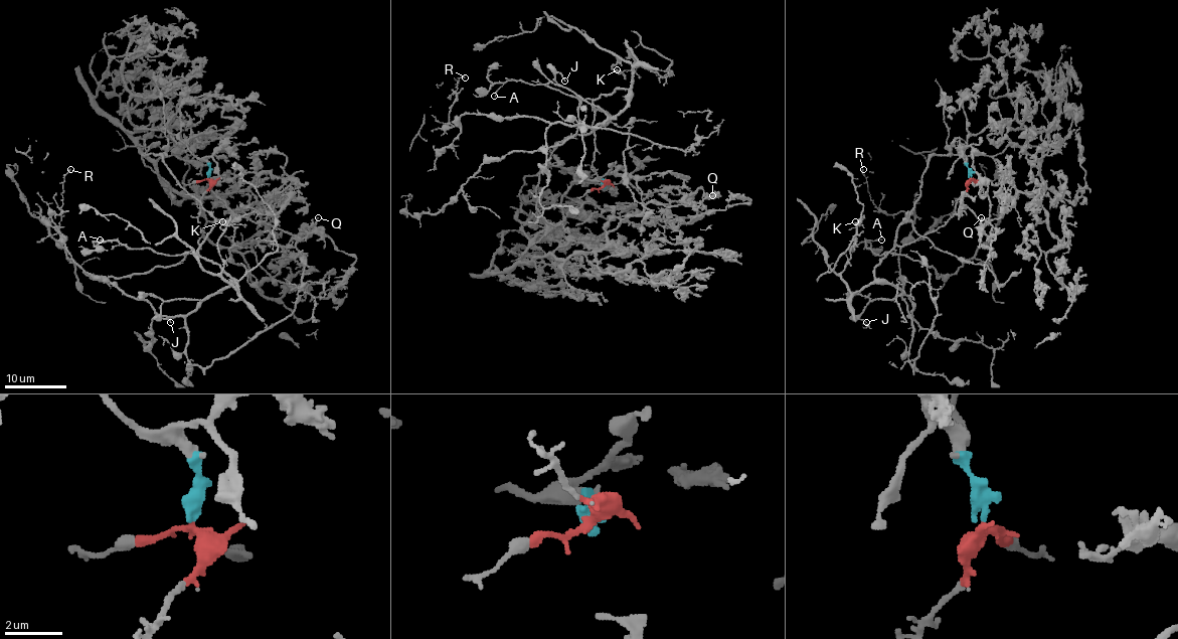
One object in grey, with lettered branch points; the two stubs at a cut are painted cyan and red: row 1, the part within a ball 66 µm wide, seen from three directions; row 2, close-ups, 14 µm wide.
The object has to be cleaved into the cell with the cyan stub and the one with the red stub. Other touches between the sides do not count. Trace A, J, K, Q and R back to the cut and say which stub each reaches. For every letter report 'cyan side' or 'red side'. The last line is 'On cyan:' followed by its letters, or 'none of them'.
A: red side
J: red side
K: red side
Q: cyan side
R: red side
On cyan: Q

